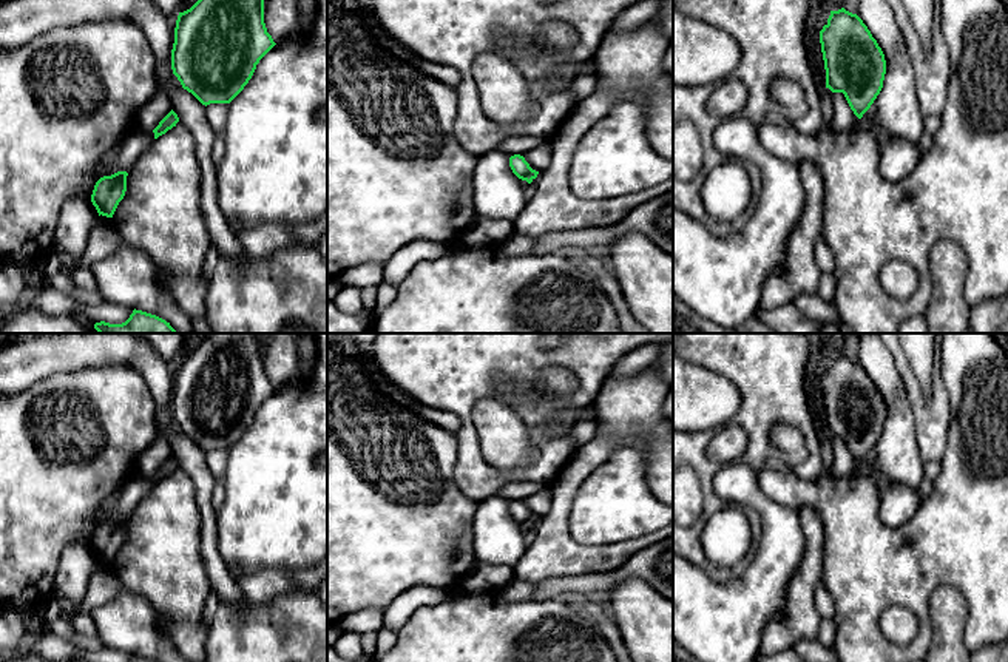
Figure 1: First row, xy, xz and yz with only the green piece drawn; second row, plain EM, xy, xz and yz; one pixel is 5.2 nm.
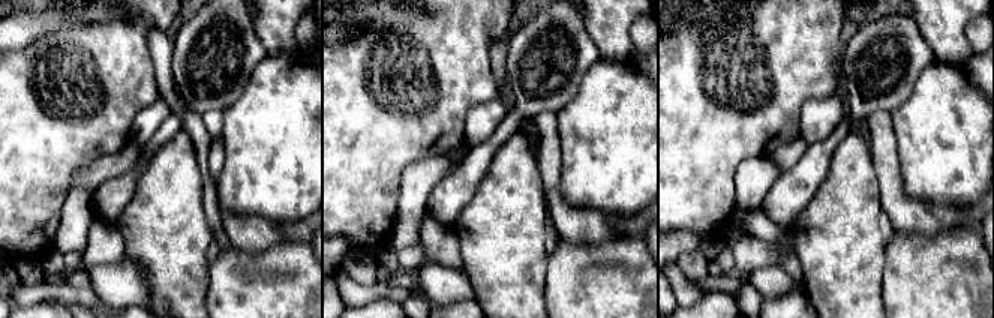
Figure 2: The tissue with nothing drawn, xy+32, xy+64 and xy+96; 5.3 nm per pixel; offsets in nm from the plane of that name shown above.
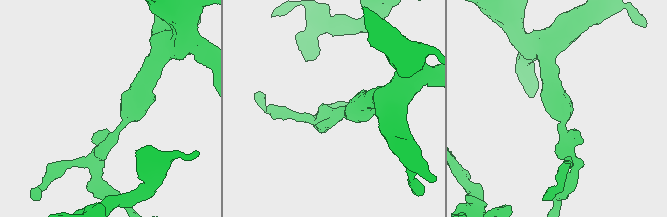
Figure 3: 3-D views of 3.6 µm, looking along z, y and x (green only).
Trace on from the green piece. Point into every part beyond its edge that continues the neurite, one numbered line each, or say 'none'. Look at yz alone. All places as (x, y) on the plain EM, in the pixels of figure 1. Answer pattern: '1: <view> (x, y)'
none

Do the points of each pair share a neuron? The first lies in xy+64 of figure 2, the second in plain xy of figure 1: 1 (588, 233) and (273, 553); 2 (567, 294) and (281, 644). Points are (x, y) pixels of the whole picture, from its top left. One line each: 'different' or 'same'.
1: different
2: same

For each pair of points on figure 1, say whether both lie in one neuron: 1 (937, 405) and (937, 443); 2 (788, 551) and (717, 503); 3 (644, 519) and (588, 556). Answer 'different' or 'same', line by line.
1: same
2: different
3: different

